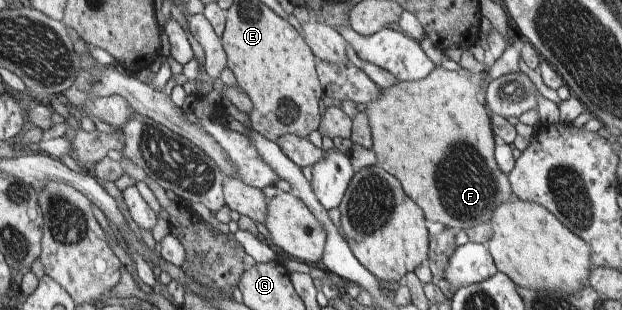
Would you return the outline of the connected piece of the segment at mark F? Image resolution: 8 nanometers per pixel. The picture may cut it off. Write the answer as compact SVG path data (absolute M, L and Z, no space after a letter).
M438 67L428 77L400 81L382 90L382 94L364 110L371 124L376 164L401 182L405 193L425 210L426 220L467 230L476 224L488 223L499 205L516 198L508 175L495 162L491 118L478 100L480 85L472 82L468 69L449 71Z

